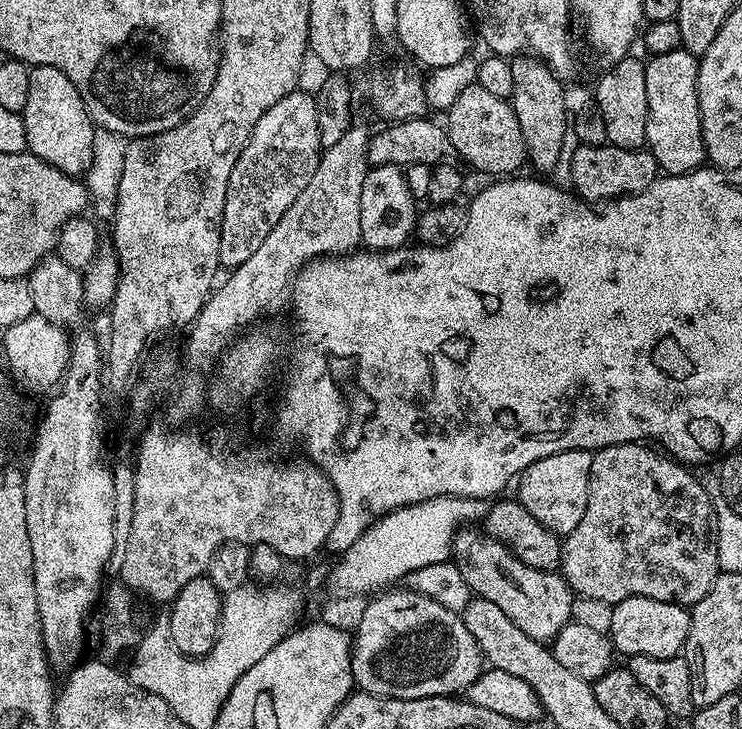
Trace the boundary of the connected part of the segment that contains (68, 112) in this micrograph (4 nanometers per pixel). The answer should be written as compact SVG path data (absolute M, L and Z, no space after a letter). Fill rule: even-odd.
M35 66L30 74L30 95L26 97L22 117L25 124L27 151L50 162L58 170L80 178L88 171L92 160L92 147L97 125L84 108L82 94L54 66Z

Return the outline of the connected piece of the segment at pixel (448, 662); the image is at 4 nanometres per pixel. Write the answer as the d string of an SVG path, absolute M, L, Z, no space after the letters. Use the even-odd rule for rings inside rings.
M407 587L399 588L373 595L360 616L360 625L351 641L352 678L355 687L359 691L369 692L371 696L389 696L403 700L463 693L482 671L478 642L474 642L470 630L466 630L463 619L457 613L446 610L446 606L426 598L420 592L413 592Z

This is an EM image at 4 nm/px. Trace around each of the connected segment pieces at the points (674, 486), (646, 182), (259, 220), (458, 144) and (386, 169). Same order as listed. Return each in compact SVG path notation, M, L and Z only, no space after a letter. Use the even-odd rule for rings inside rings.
M633 442L631 444L615 444L599 449L592 457L590 466L590 486L588 487L588 501L586 502L586 514L582 514L582 522L574 526L572 533L563 537L562 558L560 559L559 571L564 577L576 596L586 598L602 598L602 602L614 605L626 598L645 596L654 598L658 602L670 602L671 604L683 604L691 606L702 602L706 594L710 594L710 586L714 586L718 573L721 571L720 559L718 558L718 525L716 522L716 511L712 505L710 494L704 488L703 483L691 476L689 469L683 463L661 454L659 451L651 452L644 448L643 443Z
M606 143L602 146L580 144L572 152L571 187L581 200L612 202L622 196L637 196L647 190L657 178L656 159L647 150L622 150Z
M302 90L292 92L264 112L262 118L255 124L251 138L239 155L234 170L231 171L219 234L219 262L223 269L237 268L262 246L263 239L270 234L282 215L286 214L286 210L294 204L298 195L314 176L322 155L319 125L316 122L317 112L313 97L310 98L302 92Z
M480 84L466 86L462 94L458 94L454 106L446 110L448 124L448 142L453 153L456 152L472 168L485 172L488 178L508 178L520 167L525 167L526 153L522 126L518 126L518 118L514 114L511 103L482 90Z
M378 164L369 167L366 182L362 182L361 245L365 249L381 254L405 247L416 231L417 215L418 202L410 194L410 186L406 186L404 168L398 164Z

